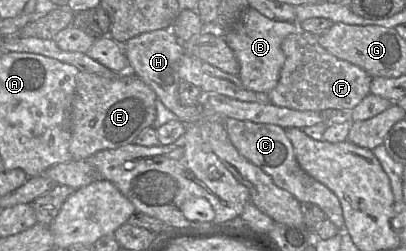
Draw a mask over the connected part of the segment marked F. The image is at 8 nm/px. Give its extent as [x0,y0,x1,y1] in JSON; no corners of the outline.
[268,30,373,111]

